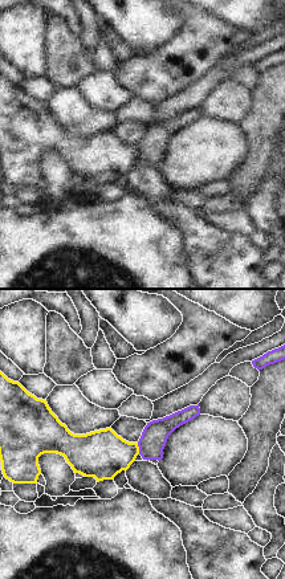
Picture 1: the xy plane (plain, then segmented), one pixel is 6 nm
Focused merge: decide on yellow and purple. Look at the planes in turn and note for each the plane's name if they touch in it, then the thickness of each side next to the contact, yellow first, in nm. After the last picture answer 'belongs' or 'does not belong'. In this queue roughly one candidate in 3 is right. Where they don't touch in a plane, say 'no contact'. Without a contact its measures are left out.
xy | 300/160 nm

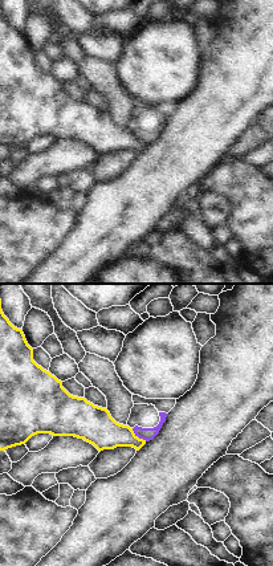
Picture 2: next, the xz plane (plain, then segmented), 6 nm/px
xz | 220/80 nm

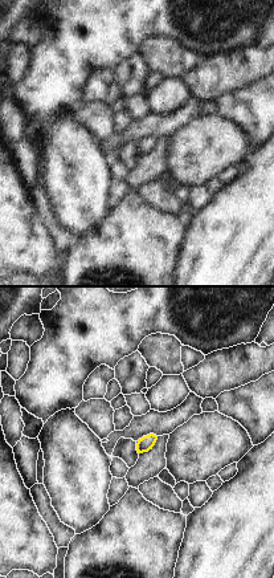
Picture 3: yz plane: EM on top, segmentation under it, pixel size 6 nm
no contact

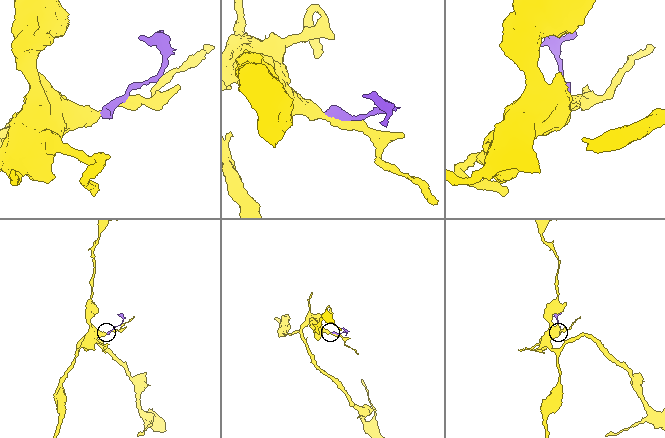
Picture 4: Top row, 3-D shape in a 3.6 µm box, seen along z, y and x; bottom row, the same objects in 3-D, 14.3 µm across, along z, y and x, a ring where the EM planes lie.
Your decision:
does not belong

